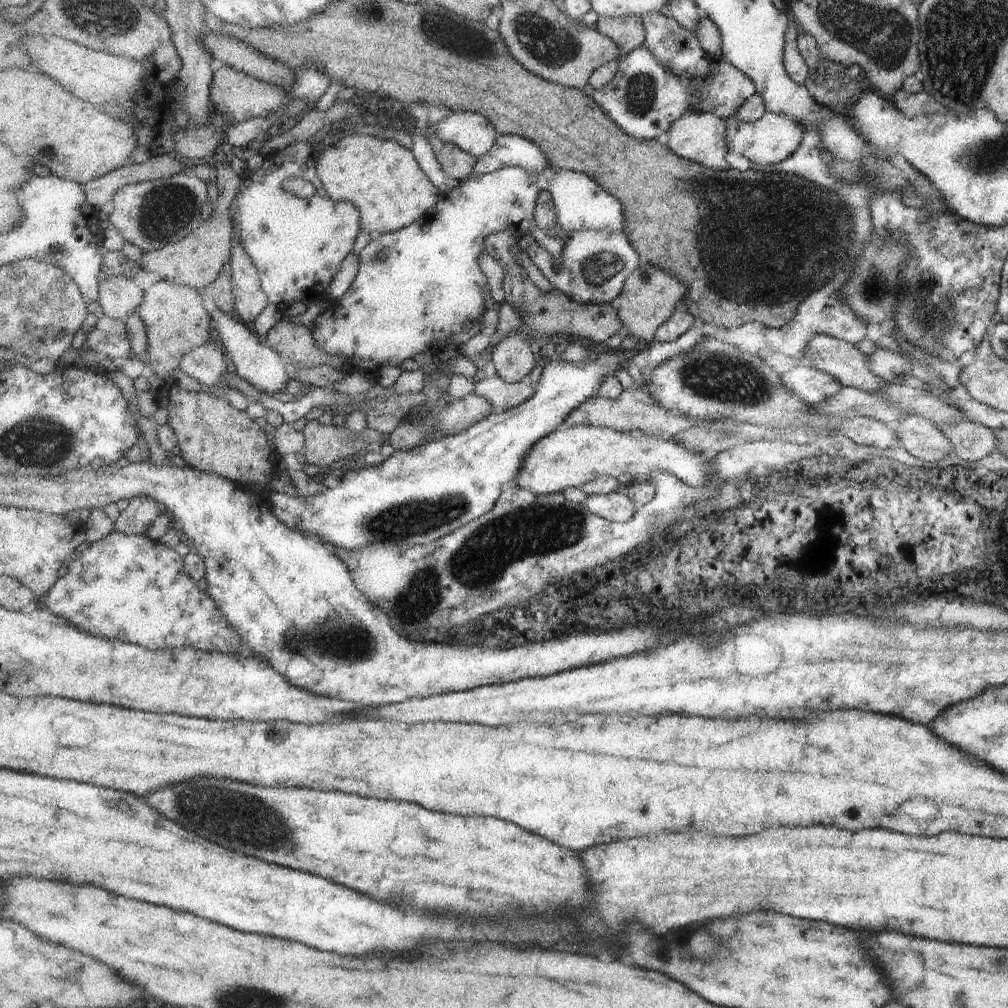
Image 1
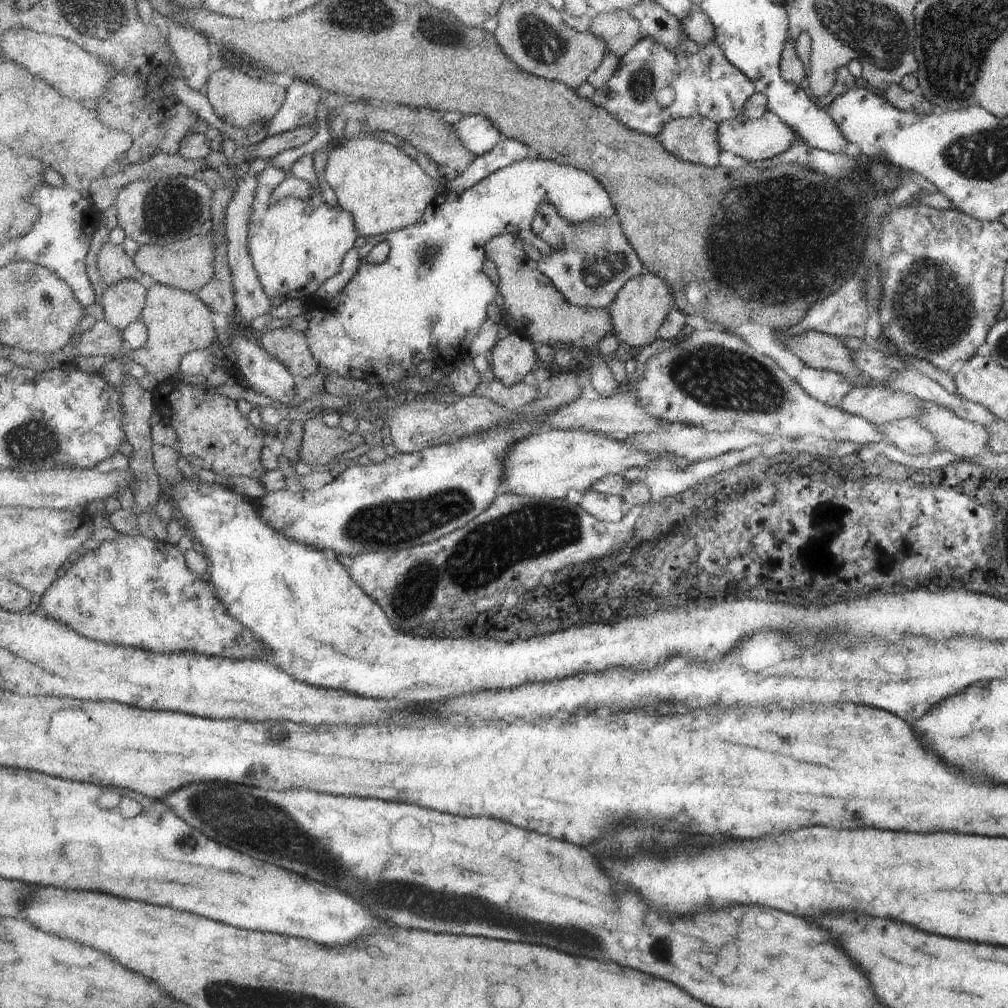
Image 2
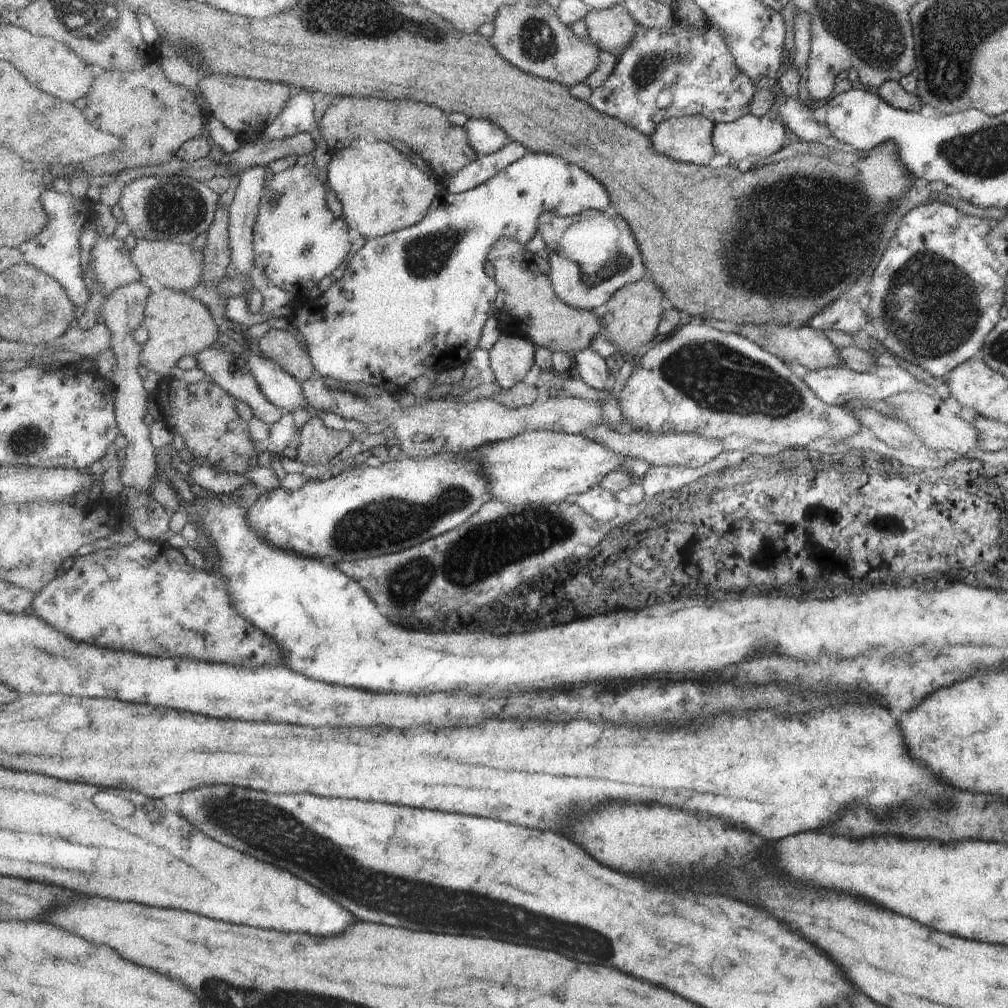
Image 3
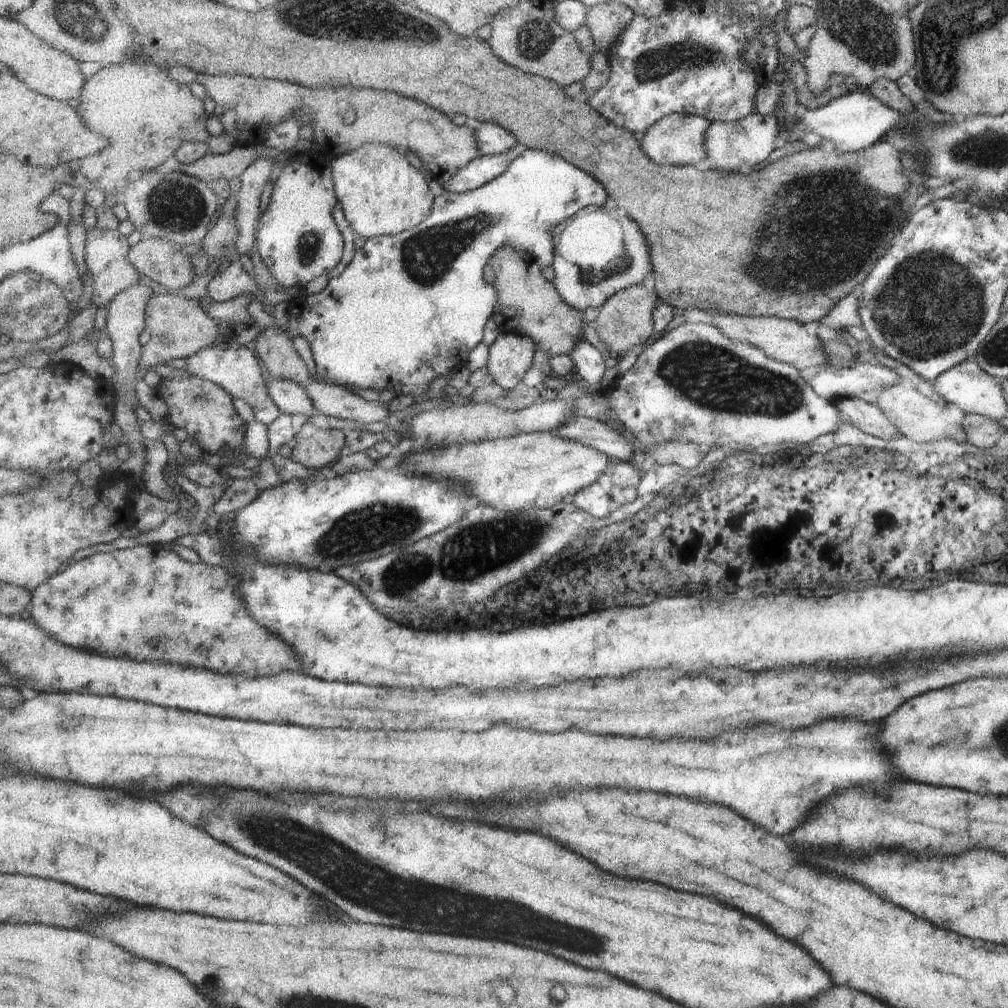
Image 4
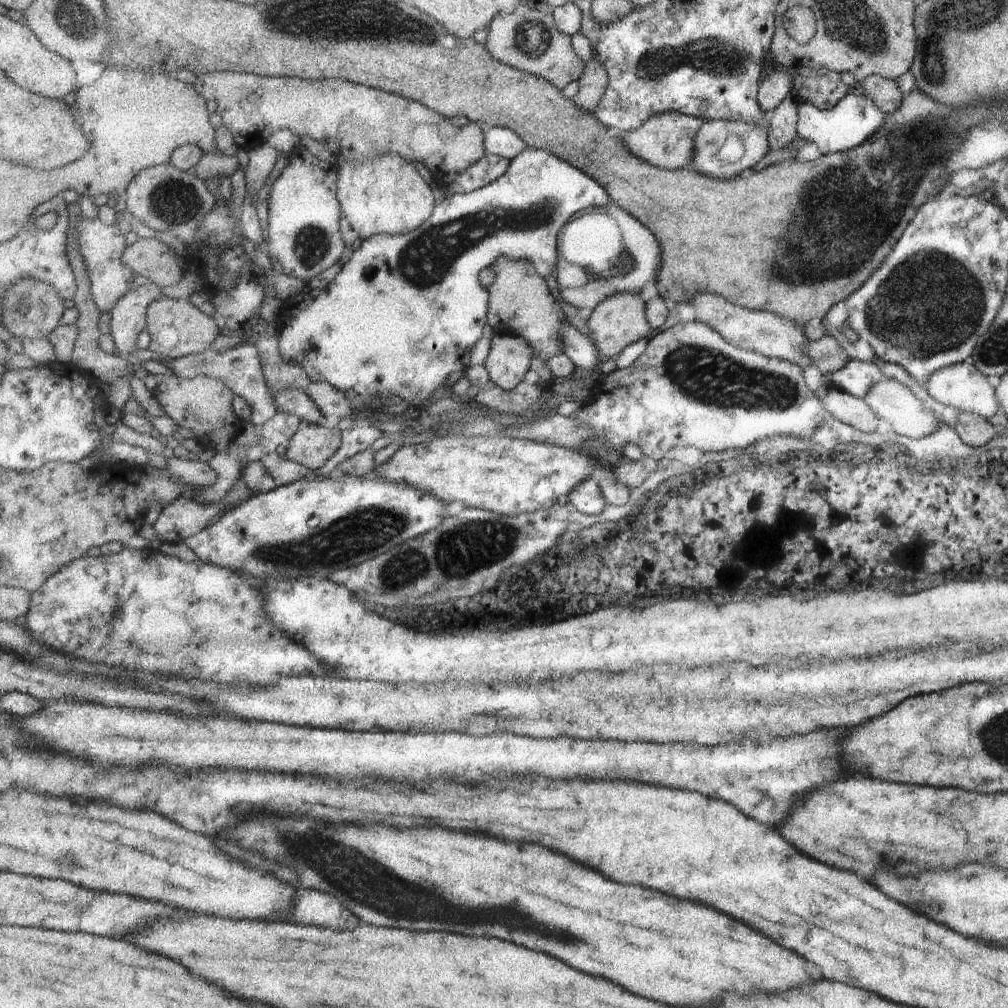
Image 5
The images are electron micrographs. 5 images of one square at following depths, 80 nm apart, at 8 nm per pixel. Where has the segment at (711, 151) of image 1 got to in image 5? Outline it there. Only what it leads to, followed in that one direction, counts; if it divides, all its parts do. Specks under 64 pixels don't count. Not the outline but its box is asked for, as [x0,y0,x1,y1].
[621,112,705,169]

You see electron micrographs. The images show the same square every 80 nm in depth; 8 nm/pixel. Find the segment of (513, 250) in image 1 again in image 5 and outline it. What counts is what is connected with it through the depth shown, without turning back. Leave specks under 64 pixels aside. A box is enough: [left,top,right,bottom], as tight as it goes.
[488,256,568,362]

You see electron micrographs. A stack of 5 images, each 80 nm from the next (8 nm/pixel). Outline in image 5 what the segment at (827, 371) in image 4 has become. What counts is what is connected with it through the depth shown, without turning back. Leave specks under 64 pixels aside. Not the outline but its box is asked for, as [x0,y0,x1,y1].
[822,359,885,400]

